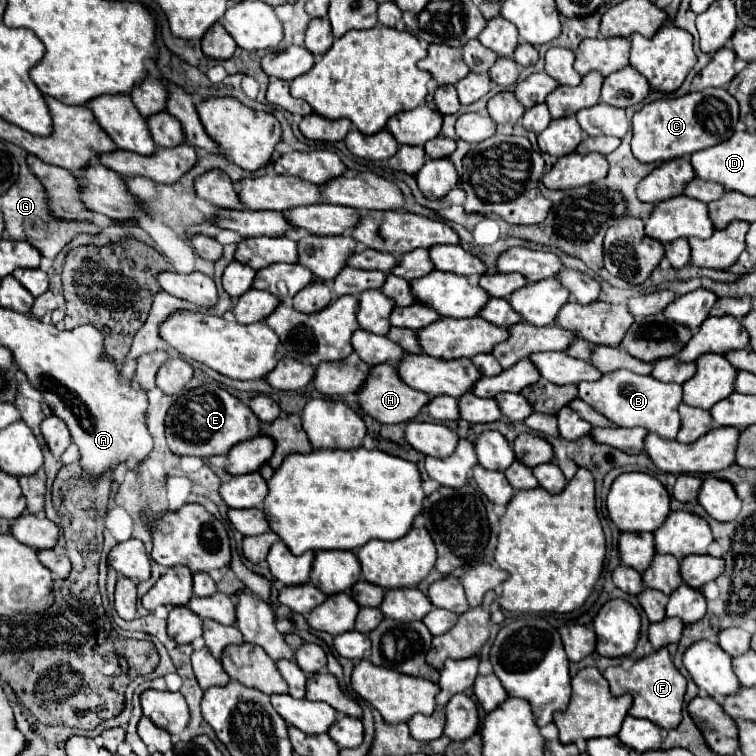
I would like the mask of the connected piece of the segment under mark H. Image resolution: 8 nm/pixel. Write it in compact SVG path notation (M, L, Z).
M378 364L370 370L370 376L364 384L364 388L358 392L360 406L366 414L370 414L380 424L396 424L396 422L408 422L412 420L432 398L420 390L410 388L400 376L396 366L392 364Z

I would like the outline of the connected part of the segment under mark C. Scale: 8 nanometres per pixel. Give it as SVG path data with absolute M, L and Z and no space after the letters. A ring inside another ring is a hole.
M706 88L682 98L646 104L632 118L632 152L640 162L664 162L726 142L738 124L738 102L726 88Z

